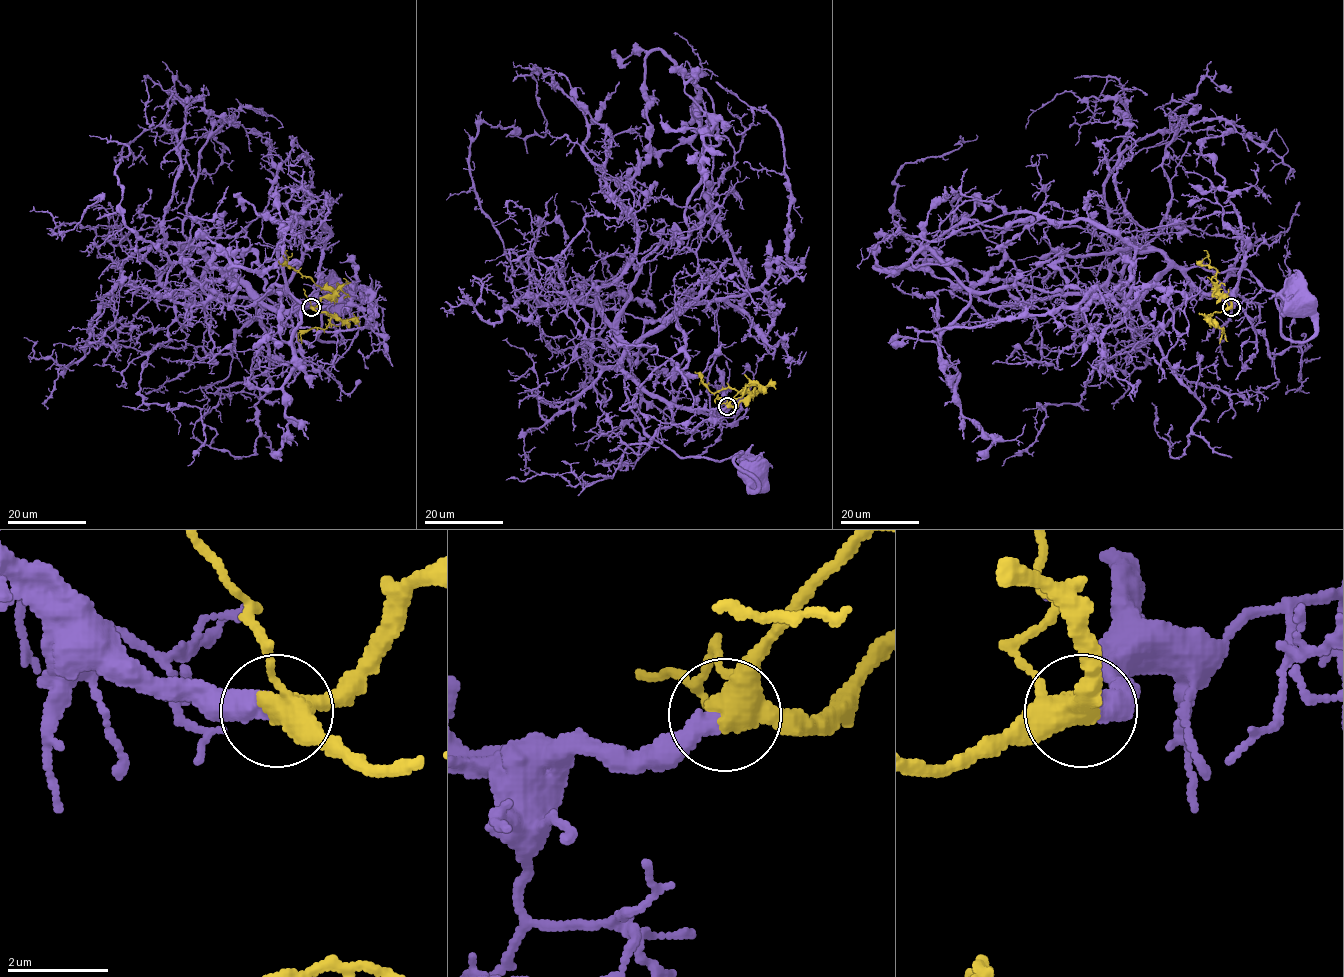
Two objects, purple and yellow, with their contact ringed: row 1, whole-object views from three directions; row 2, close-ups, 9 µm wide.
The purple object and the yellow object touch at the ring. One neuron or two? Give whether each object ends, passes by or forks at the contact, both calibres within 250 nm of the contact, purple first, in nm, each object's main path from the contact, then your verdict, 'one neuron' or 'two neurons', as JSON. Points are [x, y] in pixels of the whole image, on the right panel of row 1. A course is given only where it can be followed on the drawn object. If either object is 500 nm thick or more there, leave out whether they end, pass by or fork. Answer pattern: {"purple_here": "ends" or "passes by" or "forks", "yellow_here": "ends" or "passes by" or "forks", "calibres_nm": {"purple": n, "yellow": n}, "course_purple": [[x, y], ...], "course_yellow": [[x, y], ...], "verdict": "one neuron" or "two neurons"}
{"purple_here": "ends", "yellow_here": "forks", "calibres_nm": {"purple": 480, "yellow": 400}, "course_purple": [[1230, 307], [1232, 293], [1206, 295], [1186, 272], [1244, 269], [1282, 298], [1291, 341], [1314, 333], [1300, 299]], "course_yellow": [[1230, 307], [1230, 301], [1216, 290], [1212, 279], [1217, 271], [1202, 264], [1209, 256]], "verdict": "one neuron"}

